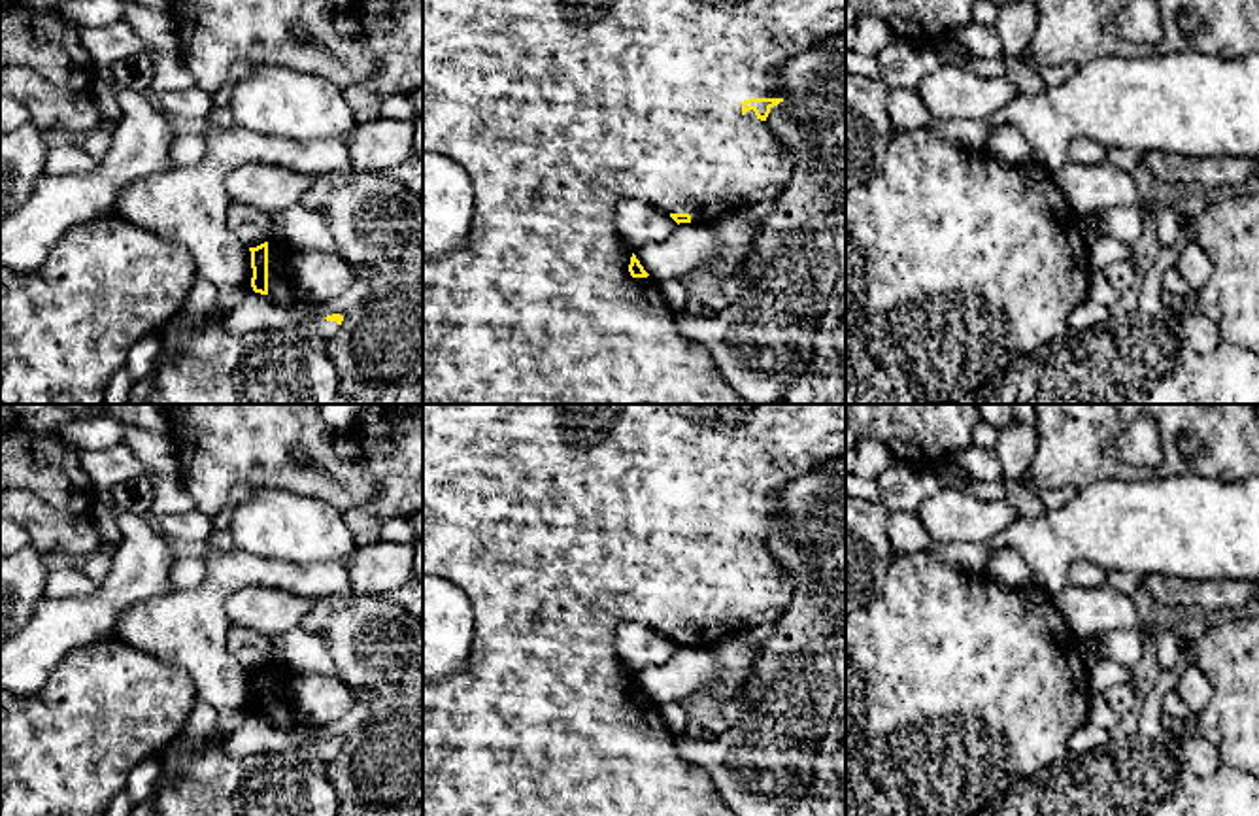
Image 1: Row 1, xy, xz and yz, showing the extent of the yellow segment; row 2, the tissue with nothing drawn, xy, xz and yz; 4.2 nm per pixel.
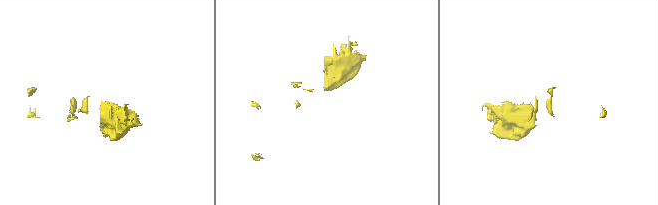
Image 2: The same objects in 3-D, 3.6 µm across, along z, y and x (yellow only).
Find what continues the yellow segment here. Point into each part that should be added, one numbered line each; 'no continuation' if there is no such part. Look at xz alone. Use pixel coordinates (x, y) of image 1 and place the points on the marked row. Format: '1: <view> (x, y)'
1: xz (557, 110)

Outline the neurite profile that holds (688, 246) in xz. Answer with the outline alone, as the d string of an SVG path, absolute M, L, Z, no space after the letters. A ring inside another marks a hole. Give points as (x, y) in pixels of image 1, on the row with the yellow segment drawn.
M680 223L664 242L646 244L634 255L655 281L668 281L681 280L719 251L719 244L706 230Z

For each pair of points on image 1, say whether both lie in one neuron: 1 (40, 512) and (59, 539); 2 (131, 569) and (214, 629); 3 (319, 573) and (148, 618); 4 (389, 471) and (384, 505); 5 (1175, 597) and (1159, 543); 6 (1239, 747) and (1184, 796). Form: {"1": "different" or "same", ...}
{"1": "same", "2": "different", "3": "same", "4": "same", "5": "different", "6": "different"}

